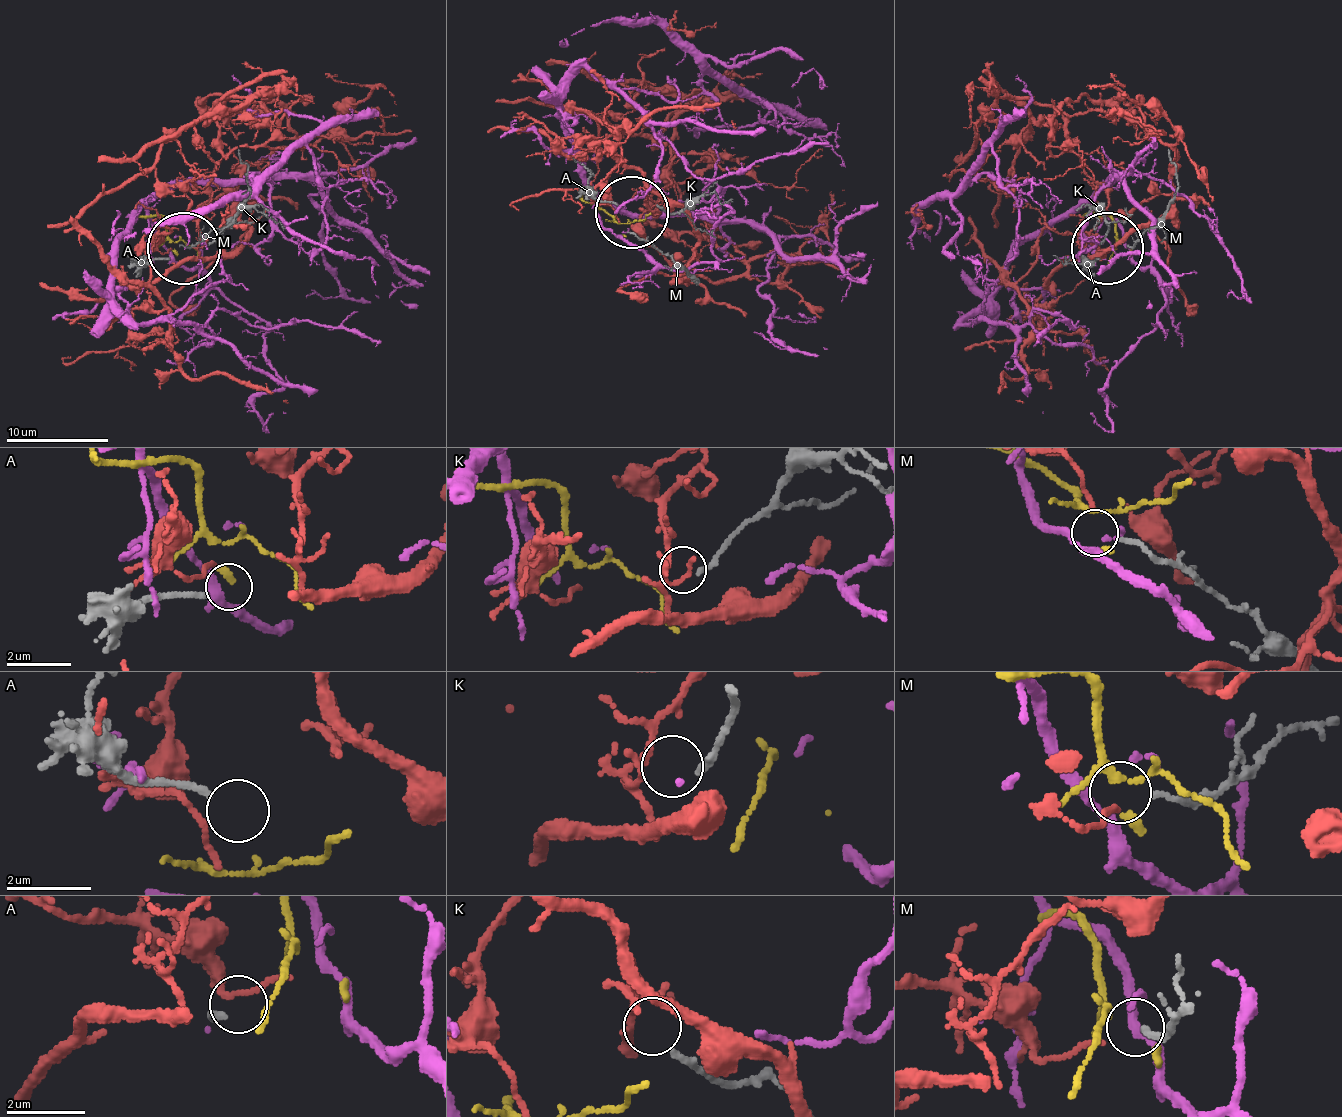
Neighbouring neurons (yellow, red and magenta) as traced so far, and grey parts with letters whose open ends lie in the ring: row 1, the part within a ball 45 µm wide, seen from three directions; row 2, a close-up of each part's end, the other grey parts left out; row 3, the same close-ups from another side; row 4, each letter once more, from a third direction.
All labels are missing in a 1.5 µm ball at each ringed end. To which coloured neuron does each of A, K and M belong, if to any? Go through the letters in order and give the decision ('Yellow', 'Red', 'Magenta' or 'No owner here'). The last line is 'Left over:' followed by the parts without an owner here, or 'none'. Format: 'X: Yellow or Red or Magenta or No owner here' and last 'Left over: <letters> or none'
A: No owner here
K: Red
M: No owner here
Left over: A, M

